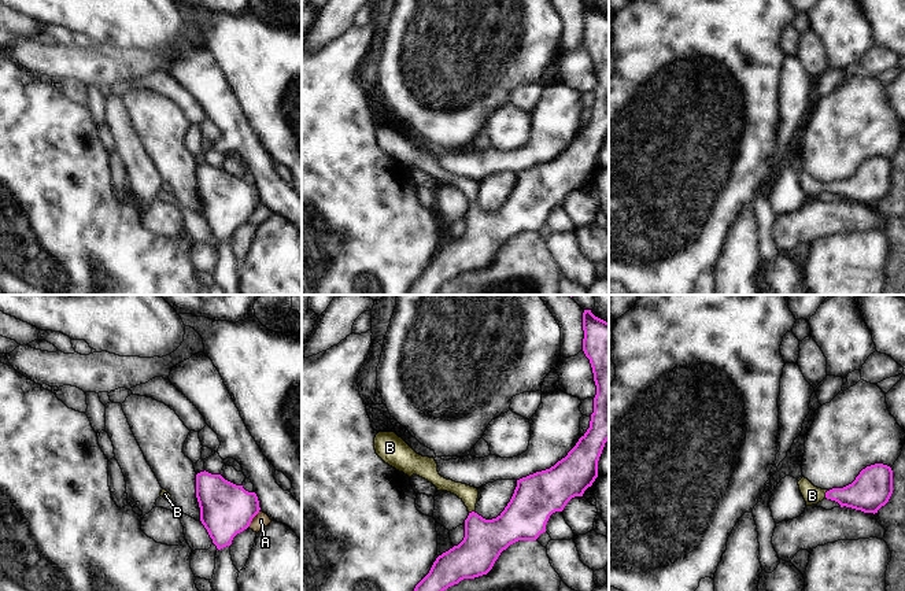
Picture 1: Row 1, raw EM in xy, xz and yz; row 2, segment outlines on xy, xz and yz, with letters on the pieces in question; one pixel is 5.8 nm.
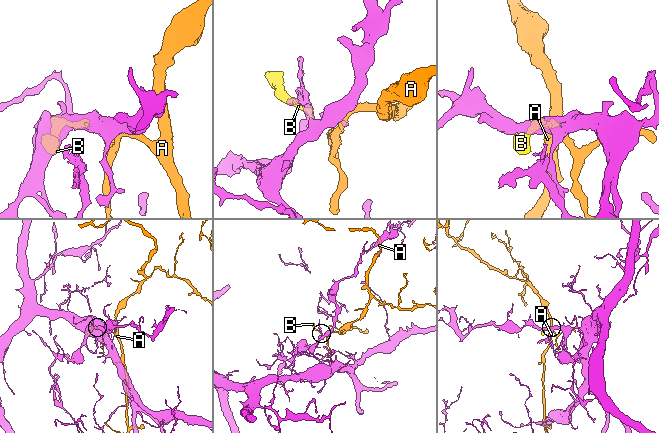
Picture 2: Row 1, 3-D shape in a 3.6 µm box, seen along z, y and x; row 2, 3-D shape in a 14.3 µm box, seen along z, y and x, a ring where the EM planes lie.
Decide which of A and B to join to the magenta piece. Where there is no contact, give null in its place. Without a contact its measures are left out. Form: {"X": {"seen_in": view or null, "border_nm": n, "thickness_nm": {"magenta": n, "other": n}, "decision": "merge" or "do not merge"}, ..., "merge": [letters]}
{"A": {"seen_in": "xy", "border_nm": 130, "thickness_nm": {"magenta": 300, "other": 90}, "decision": "do not merge"}, "B": {"seen_in": "yz", "border_nm": 60, "thickness_nm": {"magenta": 220, "other": 110}, "decision": "merge"}, "merge": ["B"]}

